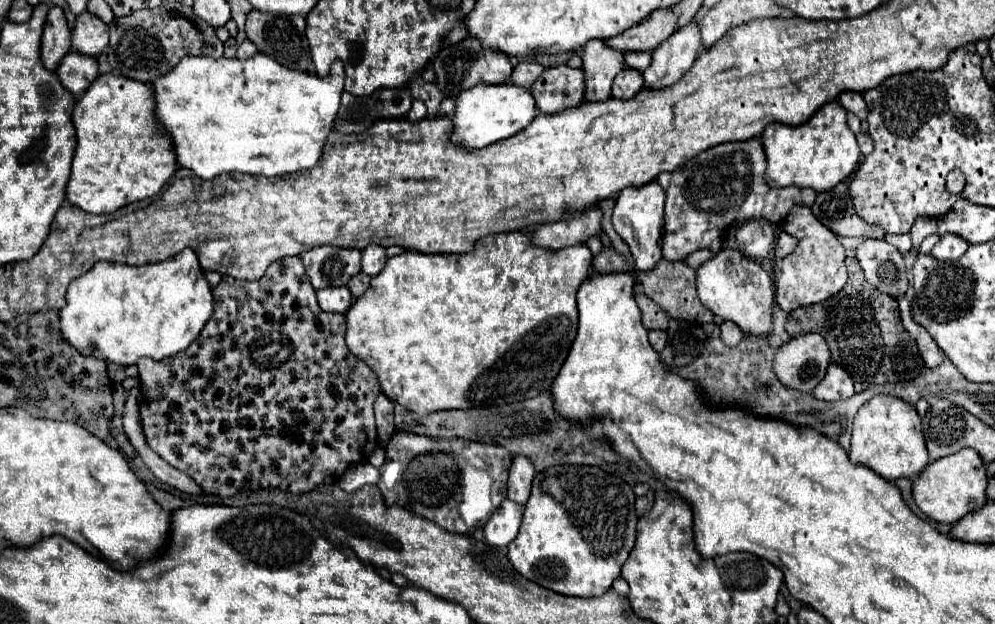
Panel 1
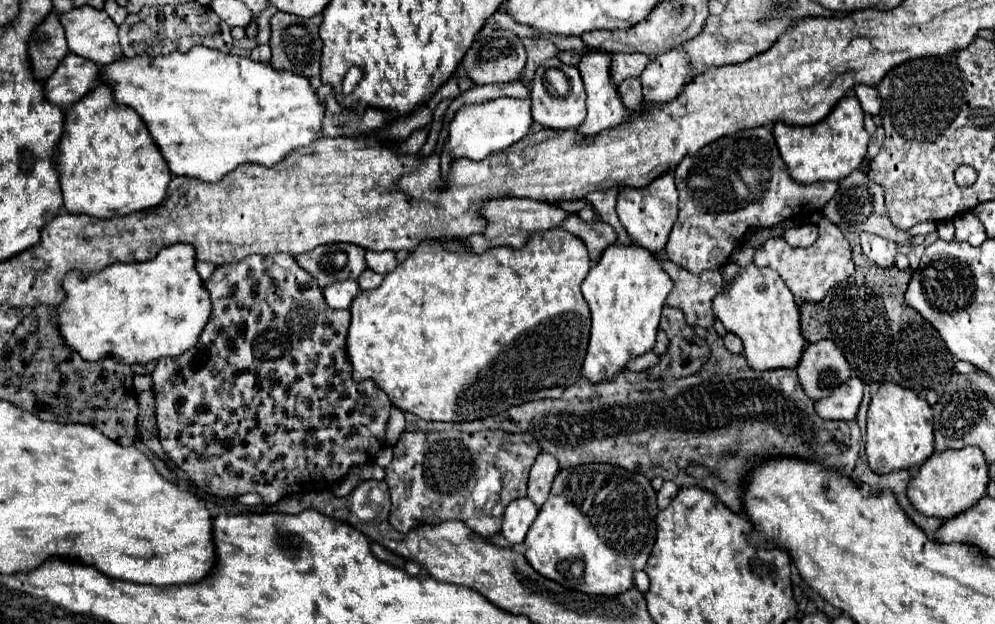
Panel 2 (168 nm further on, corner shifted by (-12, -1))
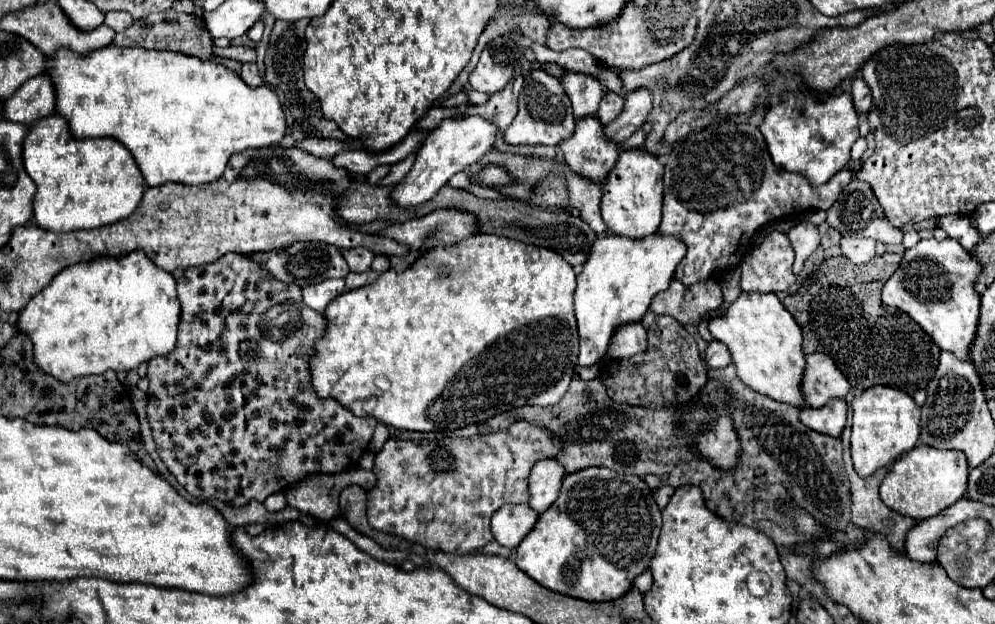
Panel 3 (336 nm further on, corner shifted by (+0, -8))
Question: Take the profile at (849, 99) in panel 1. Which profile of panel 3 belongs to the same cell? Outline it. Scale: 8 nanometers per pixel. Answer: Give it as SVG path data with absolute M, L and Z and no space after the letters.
M854 78L850 94L852 94L854 108L856 108L858 114L870 110L870 106L872 106L872 94L870 94L870 88L866 86L866 82L862 78Z

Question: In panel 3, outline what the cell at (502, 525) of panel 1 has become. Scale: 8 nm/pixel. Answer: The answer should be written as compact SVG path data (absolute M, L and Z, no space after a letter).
M506 504L492 516L494 540L506 548L516 548L536 524L538 514L528 504Z

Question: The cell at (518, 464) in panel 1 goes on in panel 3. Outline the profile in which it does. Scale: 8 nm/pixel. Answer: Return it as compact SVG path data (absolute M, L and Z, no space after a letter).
M554 458L540 460L532 466L528 478L528 488L530 488L528 504L532 506L532 510L540 514L558 498L558 490L564 474L566 474L564 468Z

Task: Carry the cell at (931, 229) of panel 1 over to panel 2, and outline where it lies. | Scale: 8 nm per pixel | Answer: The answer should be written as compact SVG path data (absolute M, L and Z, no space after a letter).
M852 171L846 179L840 181L840 187L836 191L836 195L828 201L828 205L822 209L822 215L826 219L830 219L834 225L846 229L846 231L854 231L854 233L862 233L862 231L868 231L868 233L874 233L874 235L880 235L880 237L886 237L890 241L894 241L896 245L908 245L908 241L916 235L928 235L936 229L936 223L934 221L922 221L922 223L916 223L912 229L908 231L902 231L898 229L896 225L892 225L892 221L888 219L886 215L886 207L884 207L884 191L878 183L870 181L866 173L862 171Z

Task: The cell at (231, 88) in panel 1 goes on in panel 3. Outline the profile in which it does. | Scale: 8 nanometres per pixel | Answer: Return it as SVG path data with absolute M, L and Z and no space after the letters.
M106 46L84 58L70 50L60 50L54 58L48 58L46 72L56 84L56 112L68 120L72 134L76 138L110 136L120 140L136 158L148 186L166 182L202 186L216 182L230 156L278 146L288 128L282 104L272 88L264 84L252 88L230 68L180 52Z

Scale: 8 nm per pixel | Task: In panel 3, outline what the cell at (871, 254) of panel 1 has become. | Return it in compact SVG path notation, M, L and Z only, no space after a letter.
M844 236L840 242L842 254L852 264L864 264L870 262L876 256L876 240L872 238L848 238Z

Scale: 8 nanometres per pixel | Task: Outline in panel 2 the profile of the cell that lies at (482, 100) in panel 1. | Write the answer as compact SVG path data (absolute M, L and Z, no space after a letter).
M500 97L500 99L480 103L480 105L462 107L448 127L448 141L440 155L442 175L448 175L450 165L456 157L472 157L474 161L480 161L480 159L486 159L494 151L502 151L518 143L522 137L528 135L530 125L532 125L530 99Z

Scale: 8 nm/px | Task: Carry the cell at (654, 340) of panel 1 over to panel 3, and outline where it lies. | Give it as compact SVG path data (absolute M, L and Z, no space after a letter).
M642 324L624 326L614 334L614 340L610 346L612 346L608 350L610 358L630 358L634 354L642 354L648 348L646 330L642 328Z

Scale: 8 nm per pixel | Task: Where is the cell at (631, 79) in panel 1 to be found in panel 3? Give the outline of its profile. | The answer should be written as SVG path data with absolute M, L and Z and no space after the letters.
M606 92L602 102L600 102L600 110L598 110L596 116L602 124L608 124L608 122L612 122L620 116L622 106L624 106L624 100L616 92Z

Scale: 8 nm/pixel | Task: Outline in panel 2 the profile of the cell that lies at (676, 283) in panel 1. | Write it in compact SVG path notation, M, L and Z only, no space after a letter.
M660 255L660 261L666 269L666 273L674 281L674 289L670 291L666 305L682 309L686 315L688 325L692 327L712 327L714 313L712 313L712 299L722 289L722 275L720 271L704 271L700 275L692 275L690 271L684 271L666 255Z

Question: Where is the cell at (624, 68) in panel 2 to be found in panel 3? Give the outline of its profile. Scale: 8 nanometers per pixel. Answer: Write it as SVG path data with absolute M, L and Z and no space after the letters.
M568 72L564 78L560 78L568 98L572 100L574 116L594 116L598 112L598 104L604 96L604 84L590 74L578 74L578 72Z

